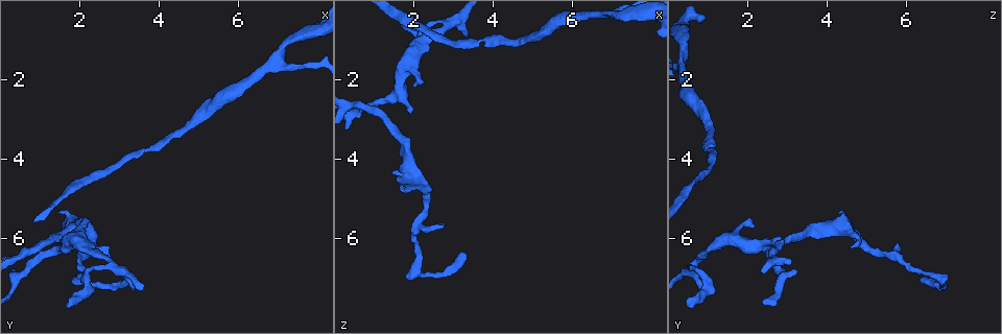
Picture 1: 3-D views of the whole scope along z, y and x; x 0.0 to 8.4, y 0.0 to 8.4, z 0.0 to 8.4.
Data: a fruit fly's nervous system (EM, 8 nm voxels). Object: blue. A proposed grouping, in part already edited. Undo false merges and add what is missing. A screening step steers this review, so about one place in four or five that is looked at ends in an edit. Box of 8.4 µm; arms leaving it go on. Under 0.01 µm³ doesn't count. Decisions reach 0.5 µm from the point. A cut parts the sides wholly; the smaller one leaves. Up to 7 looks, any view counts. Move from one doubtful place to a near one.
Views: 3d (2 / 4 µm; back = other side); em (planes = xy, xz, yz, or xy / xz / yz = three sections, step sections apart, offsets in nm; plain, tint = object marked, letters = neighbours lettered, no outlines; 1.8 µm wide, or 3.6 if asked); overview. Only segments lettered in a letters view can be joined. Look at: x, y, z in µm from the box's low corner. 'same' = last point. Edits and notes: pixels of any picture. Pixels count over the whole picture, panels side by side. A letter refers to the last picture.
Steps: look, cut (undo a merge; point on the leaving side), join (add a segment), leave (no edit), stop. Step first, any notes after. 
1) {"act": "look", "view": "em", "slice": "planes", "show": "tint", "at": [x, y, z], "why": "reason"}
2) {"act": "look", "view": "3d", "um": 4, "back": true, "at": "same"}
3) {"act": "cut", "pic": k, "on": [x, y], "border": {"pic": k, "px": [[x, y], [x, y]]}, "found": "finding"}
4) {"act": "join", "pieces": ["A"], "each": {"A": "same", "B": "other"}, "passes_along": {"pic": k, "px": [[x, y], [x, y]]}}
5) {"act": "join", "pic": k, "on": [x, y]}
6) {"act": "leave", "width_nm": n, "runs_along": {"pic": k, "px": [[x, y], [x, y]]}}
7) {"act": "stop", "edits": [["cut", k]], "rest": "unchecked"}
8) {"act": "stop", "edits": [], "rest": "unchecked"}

{"act": "look", "view": "em", "slice": "xz", "step": 8, "show": "tint", "at": [1.00, 6.25, 2.65], "why": "arms run side by side"}

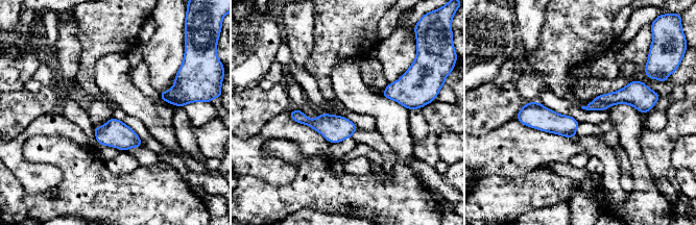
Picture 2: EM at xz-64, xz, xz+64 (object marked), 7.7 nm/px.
{"act": "look", "view": "em", "slice": "planes", "show": "letters", "at": "same"}

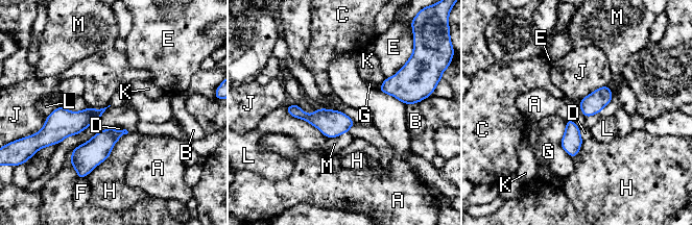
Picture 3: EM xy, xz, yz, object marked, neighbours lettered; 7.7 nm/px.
{"act": "leave", "each": {"A": "other", "B": "other", "C": "other", "D": "other", "E": "other", "F": "other", "G": "other", "H": "other", "J": "other", "K": "other", "L": "other", "M": "other"}, "border": {"pic": 3, "px": [[606, 84], [595, 89], [580, 100]]}, "found": "all the same cell"}

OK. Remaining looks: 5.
{"act": "look", "view": "3d", "um": 4, "at": [3.40, 7.30, 0.80], "why": "an open end"}

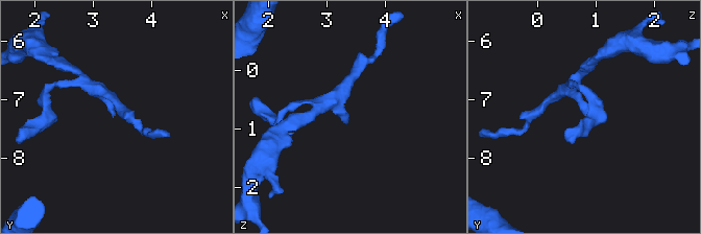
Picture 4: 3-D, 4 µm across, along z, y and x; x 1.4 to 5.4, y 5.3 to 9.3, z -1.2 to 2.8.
{"act": "look", "view": "em", "slice": "xy", "step": 8, "show": "letters", "at": [3.35, 7.30, 0.85]}

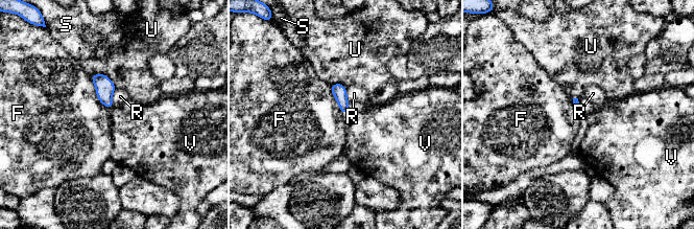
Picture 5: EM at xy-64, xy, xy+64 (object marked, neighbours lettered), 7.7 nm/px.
{"act": "look", "view": "em", "slice": "planes", "show": "letters", "at": "same"}

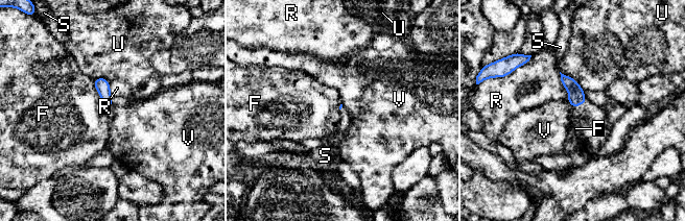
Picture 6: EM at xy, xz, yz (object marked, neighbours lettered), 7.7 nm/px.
{"act": "leave", "each": {"F": "other", "R": "other", "S": "other", "U": "other", "V": "other"}, "border": {"pic": 6, "px": [[567, 100], [573, 107]]}, "found": "no lettered segment goes on from it"}

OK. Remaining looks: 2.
{"act": "look", "view": "em", "slice": "planes", "show": "letters", "at": [1.65, 7.75, 0.55], "why": "free end"}

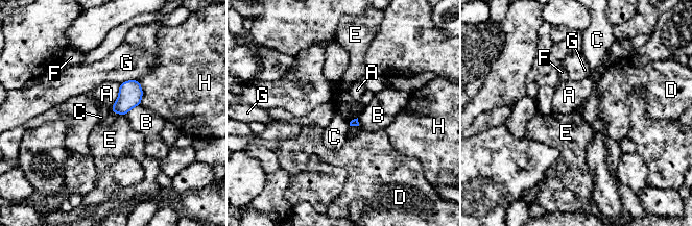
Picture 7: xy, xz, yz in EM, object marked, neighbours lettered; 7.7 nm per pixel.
{"act": "leave", "each": {"A": "other", "B": "other", "C": "other", "D": "other", "E": "other", "F": "other", "G": "other", "H": "other"}, "border": {"pic": 7, "px": [[111, 110], [124, 116]]}, "found": "no lettered segment goes on from it"}

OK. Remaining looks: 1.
{"act": "stop", "edits": [], "rest": "unchecked"}

